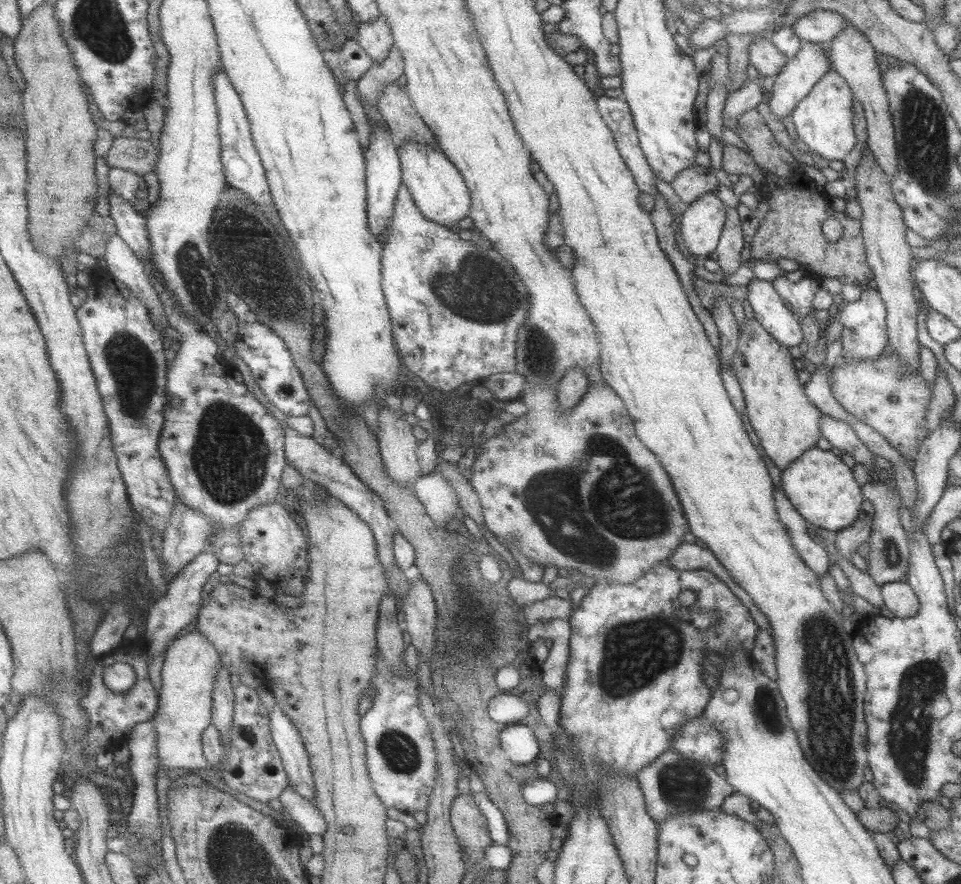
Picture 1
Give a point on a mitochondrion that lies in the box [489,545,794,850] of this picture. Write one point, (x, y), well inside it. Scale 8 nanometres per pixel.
(634, 653)

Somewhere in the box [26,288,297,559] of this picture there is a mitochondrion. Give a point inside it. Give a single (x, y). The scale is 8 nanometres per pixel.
(230, 455)

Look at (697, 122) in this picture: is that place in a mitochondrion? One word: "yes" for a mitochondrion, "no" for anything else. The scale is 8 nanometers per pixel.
no

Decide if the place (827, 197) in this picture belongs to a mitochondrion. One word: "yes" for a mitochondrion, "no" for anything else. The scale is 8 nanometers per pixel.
no

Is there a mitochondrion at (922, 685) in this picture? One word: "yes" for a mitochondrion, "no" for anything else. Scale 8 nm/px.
yes

